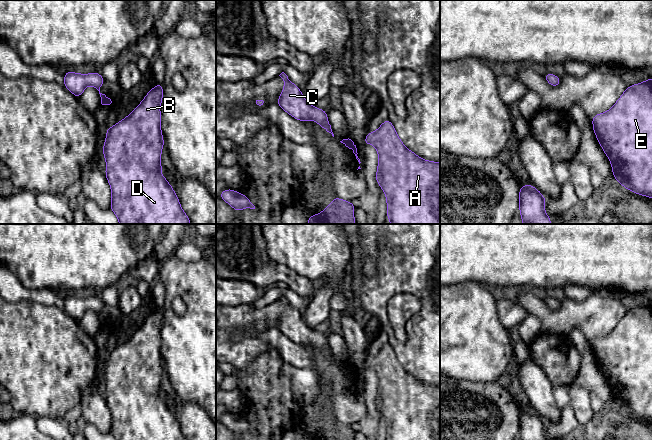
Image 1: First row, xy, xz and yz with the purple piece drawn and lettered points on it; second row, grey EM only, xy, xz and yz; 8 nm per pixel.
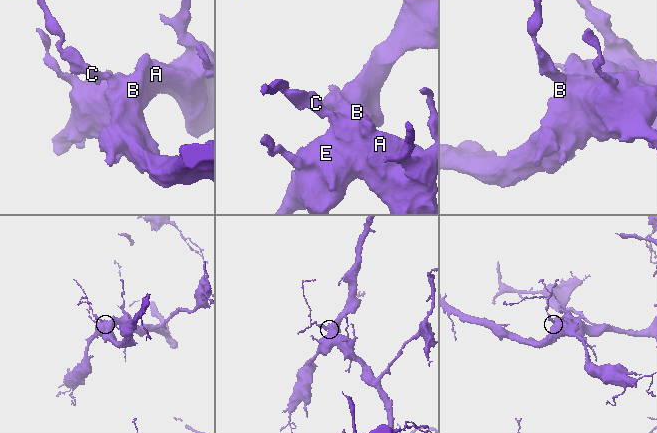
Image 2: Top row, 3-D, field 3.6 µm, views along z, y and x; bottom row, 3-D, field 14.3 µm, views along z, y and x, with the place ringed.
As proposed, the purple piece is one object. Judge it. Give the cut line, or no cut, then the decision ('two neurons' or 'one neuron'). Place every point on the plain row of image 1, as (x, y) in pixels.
cut none; one neuron

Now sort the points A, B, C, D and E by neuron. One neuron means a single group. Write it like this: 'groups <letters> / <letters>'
groups A B C D E

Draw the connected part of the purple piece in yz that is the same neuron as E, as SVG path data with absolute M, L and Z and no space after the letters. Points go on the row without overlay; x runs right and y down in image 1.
M652 303L628 310L608 335L592 341L592 350L611 386L613 402L629 415L652 423Z

